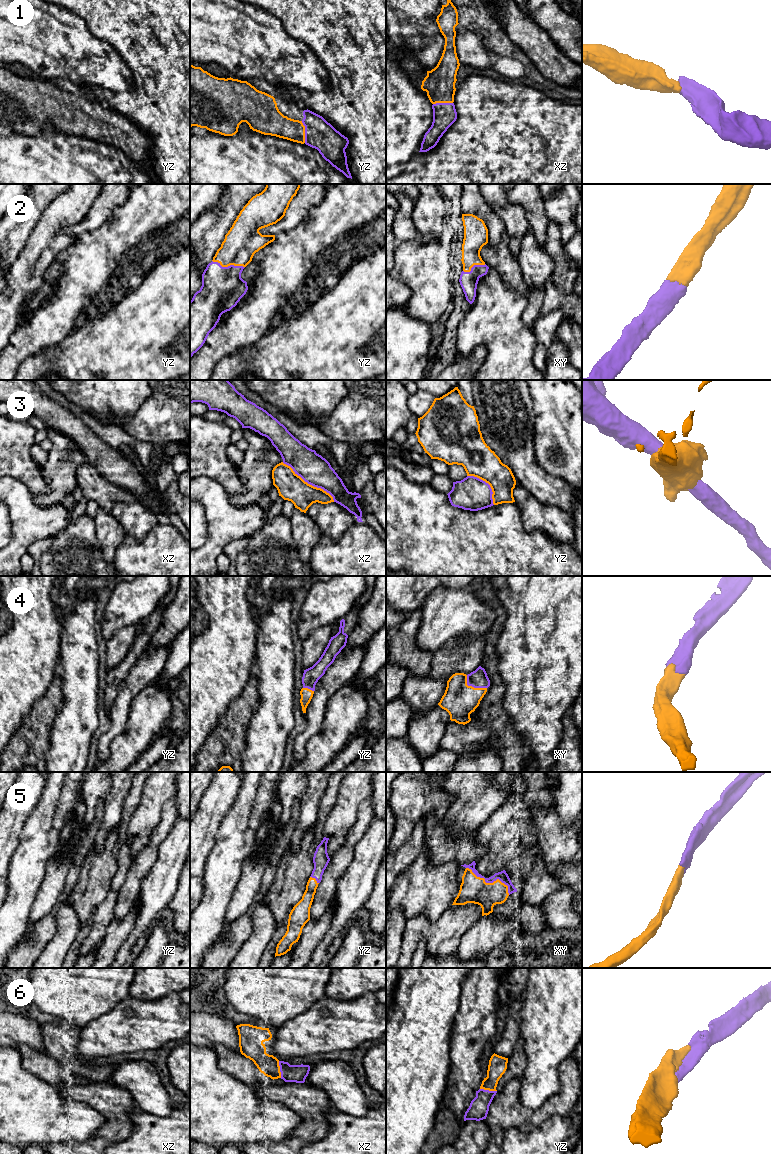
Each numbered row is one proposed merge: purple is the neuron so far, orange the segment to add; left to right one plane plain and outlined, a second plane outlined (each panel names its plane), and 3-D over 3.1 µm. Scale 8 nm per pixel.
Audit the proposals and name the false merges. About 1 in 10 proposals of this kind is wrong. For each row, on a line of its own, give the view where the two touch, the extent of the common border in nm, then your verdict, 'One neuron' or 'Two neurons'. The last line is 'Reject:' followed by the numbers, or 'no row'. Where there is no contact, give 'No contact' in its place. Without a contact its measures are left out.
1: Touches purple in yz. Shared border 180 nm. One neuron
2: Touches purple in yz. Shared border 280 nm. One neuron
3: Touches purple in xz. Shared border 550 nm. Two neurons
4: Touches purple in xy. Shared border 200 nm. One neuron
5: Touches purple in xy. Shared border 420 nm. One neuron
6: Touches purple in xz. Shared border 140 nm. One neuron
Reject: 3

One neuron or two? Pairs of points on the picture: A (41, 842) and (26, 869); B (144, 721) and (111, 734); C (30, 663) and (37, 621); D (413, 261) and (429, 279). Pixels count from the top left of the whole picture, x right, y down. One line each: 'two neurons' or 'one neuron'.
A: one neuron
B: two neurons
C: one neuron
D: one neuron

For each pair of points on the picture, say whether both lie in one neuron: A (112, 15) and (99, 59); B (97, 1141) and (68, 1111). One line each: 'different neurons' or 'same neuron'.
A: different neurons
B: different neurons

